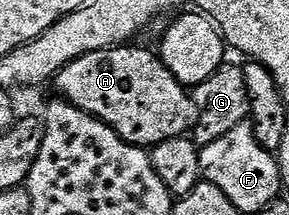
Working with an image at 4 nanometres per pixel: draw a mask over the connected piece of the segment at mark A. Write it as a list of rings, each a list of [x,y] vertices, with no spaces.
[[[116,45],[83,54],[55,75],[53,86],[66,101],[100,118],[134,146],[150,148],[170,138],[184,137],[193,122],[192,95],[169,72],[158,53],[134,50],[133,46]]]

